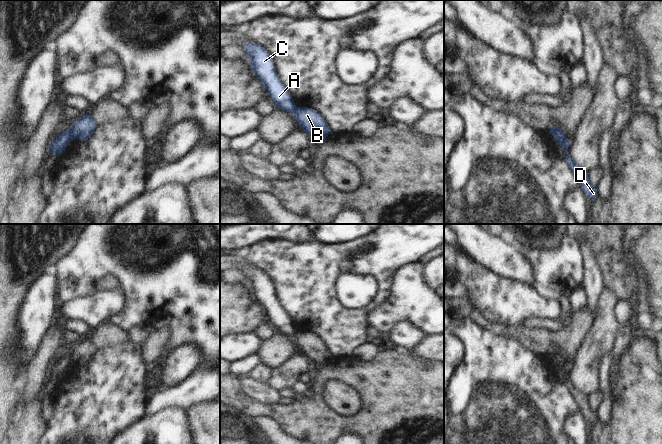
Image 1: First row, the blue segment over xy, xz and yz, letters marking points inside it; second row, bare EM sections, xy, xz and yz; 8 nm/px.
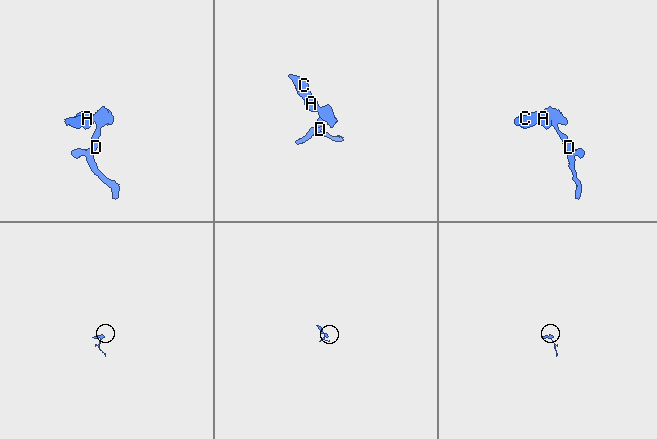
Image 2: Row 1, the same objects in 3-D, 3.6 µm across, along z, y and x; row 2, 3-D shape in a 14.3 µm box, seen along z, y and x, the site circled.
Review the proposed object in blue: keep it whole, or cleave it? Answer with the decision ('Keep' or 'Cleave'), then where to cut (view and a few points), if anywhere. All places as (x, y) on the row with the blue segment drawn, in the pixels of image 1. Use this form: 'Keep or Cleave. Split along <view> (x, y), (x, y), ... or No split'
Cleave. Split along xy (68, 129), (72, 136)

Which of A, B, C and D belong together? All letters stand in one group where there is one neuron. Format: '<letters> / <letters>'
A C / B D

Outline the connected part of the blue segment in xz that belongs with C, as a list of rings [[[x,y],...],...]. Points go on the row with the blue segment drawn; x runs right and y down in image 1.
[[[242,42],[242,48],[251,56],[247,57],[252,72],[261,80],[277,108],[293,113],[296,109],[294,100],[276,74],[274,61],[267,50],[256,43]]]

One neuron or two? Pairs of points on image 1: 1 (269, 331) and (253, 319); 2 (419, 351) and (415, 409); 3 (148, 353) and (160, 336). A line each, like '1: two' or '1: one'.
1: two
2: two
3: one

